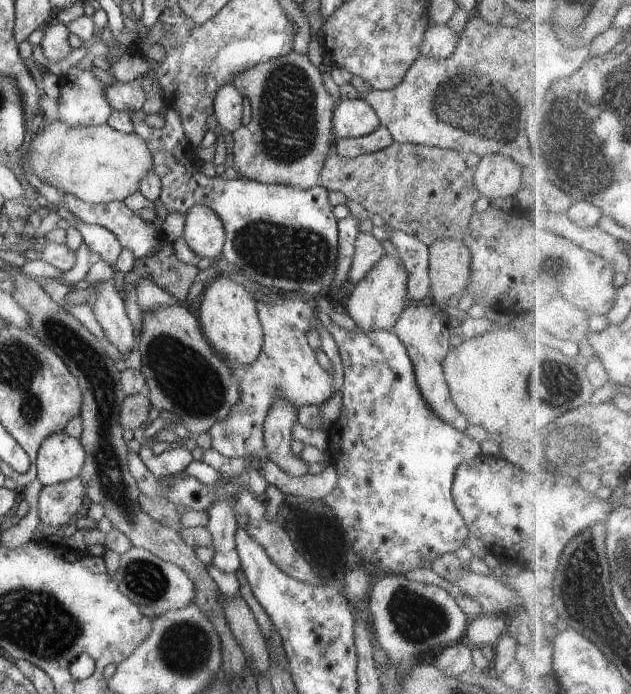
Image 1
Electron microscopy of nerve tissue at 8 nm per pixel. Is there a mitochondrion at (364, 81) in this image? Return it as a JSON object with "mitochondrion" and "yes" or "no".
{"mitochondrion":"no"}

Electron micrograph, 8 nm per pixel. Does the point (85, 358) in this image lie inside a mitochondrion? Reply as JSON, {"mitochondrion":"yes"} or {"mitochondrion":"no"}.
{"mitochondrion":"yes"}

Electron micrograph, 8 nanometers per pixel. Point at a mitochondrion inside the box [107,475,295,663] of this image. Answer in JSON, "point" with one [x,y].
{"point":[147,580]}

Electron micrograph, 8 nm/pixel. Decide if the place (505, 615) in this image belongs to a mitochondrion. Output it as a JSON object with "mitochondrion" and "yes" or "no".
{"mitochondrion":"no"}

